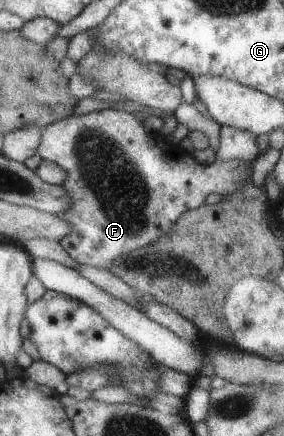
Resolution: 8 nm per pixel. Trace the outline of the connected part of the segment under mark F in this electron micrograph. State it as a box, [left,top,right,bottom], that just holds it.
[36,108,254,269]

